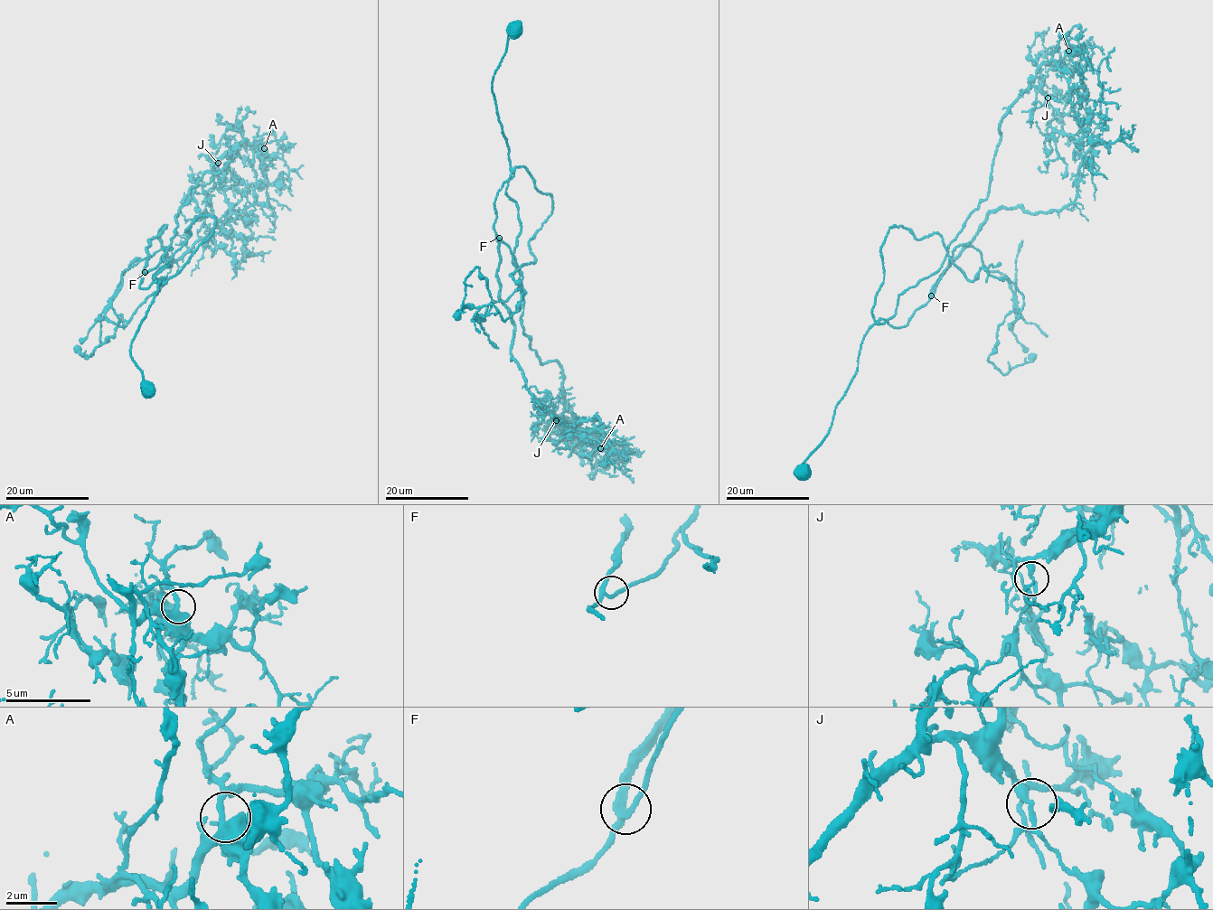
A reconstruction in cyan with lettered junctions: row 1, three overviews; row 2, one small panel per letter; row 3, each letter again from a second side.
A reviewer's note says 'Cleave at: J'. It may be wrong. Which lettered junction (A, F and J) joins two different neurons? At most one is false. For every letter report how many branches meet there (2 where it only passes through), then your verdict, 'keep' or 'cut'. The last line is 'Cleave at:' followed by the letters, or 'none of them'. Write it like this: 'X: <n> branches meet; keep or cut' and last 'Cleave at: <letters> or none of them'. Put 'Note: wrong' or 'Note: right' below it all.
A: 3 branches meet; keep
F: 3 branches meet; keep
J: 2 branches meet; cut
Cleave at: J
Note: right

